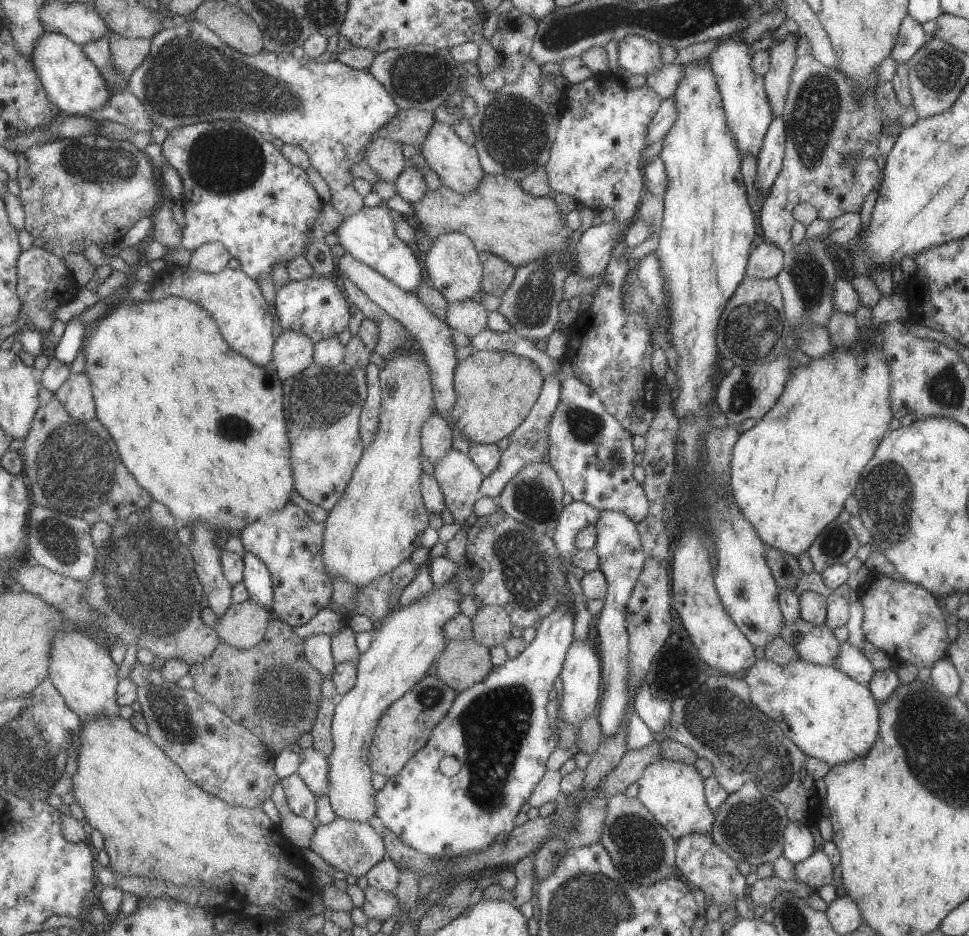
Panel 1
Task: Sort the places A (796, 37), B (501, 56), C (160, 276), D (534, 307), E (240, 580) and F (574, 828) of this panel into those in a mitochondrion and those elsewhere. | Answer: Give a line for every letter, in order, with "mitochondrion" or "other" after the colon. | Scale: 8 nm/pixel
A: other
B: other
C: other
D: mitochondrion
E: other
F: mitochondrion

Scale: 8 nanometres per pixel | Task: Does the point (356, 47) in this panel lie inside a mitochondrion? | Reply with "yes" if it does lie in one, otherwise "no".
no

